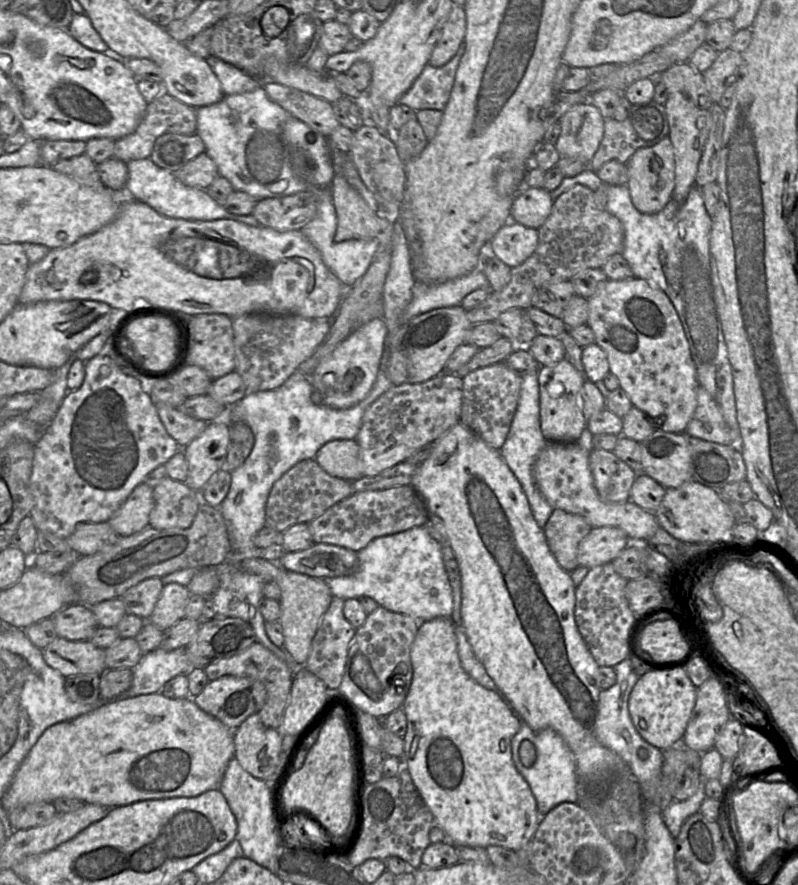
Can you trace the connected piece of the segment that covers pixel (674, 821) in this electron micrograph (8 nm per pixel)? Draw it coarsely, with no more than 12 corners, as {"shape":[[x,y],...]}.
{"shape":[[700,774],[697,791],[684,801],[674,800],[662,811],[675,839],[683,822],[699,811],[707,780]]}

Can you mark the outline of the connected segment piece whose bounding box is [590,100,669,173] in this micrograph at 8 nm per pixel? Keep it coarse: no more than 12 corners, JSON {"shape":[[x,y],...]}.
{"shape":[[633,105],[624,121],[604,119],[590,162],[626,164],[669,136],[665,106]]}

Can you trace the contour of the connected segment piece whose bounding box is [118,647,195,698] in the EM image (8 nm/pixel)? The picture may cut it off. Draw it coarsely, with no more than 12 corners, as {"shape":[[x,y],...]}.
{"shape":[[185,647],[157,648],[130,668],[118,698],[160,692],[193,668]]}

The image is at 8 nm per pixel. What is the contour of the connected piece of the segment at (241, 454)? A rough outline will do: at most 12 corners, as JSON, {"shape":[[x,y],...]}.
{"shape":[[245,422],[229,423],[224,470],[241,466],[254,445]]}

